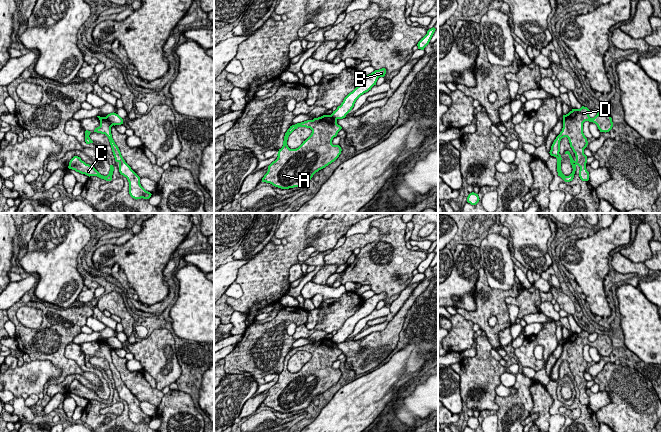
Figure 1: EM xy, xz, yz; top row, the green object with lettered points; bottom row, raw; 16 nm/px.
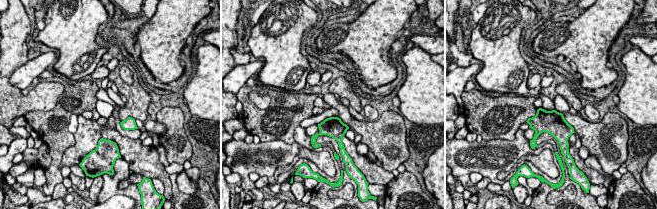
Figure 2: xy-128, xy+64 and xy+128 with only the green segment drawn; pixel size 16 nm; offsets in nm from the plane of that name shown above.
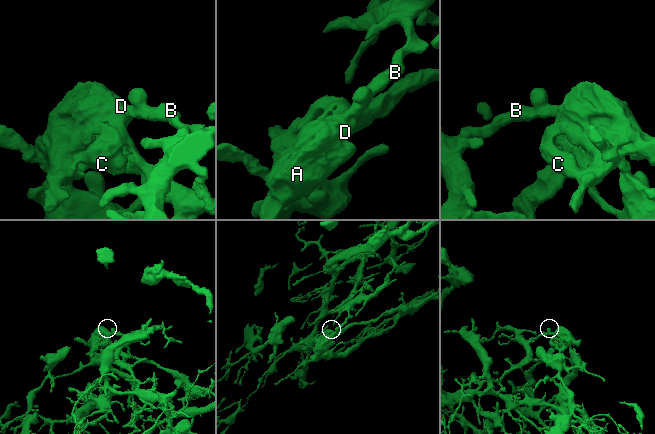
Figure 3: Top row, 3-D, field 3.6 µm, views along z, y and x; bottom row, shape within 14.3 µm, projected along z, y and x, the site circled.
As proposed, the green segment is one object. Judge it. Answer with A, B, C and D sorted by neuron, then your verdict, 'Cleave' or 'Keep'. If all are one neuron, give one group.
Groups: A C D / B. Cleave

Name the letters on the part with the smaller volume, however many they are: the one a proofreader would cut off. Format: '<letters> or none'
A, C, D

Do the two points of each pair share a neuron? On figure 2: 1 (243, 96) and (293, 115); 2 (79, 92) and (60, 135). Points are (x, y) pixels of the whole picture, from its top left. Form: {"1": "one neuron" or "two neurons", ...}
{"1": "one neuron", "2": "one neuron"}

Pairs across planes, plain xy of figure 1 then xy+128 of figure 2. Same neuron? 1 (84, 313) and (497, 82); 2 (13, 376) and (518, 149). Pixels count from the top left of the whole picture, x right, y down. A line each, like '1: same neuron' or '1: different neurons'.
1: different neurons
2: same neuron

